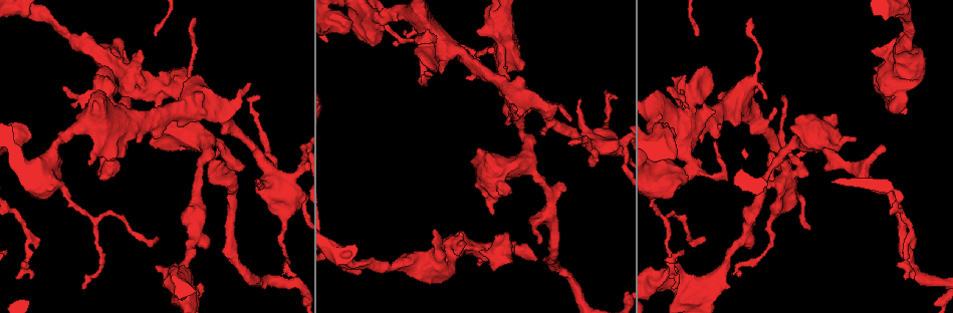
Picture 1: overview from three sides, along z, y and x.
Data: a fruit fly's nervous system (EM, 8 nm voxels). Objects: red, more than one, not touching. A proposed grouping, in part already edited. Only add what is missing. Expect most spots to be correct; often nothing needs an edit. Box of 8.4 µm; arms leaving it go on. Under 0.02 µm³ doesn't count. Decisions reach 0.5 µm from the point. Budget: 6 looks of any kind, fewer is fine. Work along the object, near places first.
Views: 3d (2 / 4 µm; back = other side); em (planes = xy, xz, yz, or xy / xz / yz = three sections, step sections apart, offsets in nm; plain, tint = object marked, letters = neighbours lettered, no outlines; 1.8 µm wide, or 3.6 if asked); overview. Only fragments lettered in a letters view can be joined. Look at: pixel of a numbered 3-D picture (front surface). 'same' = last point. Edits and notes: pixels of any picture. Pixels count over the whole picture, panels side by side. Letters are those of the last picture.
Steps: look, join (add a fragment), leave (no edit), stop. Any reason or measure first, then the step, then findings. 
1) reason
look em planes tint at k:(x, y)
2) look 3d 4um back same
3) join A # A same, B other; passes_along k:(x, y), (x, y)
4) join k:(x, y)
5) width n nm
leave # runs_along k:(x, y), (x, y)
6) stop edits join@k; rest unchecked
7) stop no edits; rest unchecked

branch stops here
look em planes letters at 1:(30, 279)

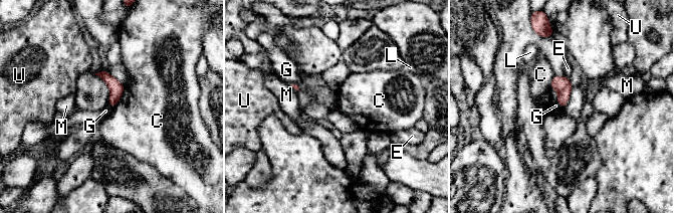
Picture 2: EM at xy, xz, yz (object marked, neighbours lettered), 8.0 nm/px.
leave # C other, E other, G other, L other, M other, U other; none of them fits

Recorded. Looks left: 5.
stops while still wide
look em 3.6um xz step 4 tint at 1:(893, 111)

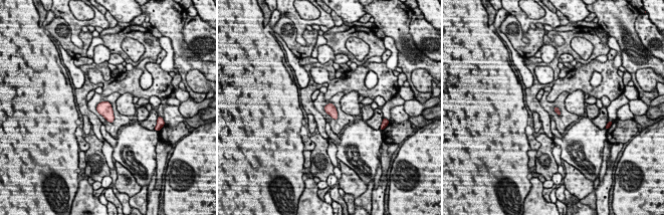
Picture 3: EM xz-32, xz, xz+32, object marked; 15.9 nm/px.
cut it another way
look em 3.6um planes letters same

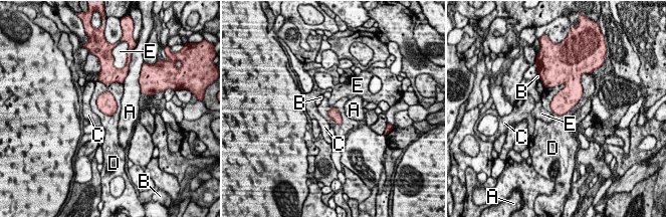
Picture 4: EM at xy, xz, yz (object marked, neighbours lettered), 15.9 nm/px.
longest_contact D 650 nm
leave # A other, B other, C other, D other, E other; no lettered fragment goes on from it

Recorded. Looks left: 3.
free end
look em xz step 8 letters at 1:(258, 180)

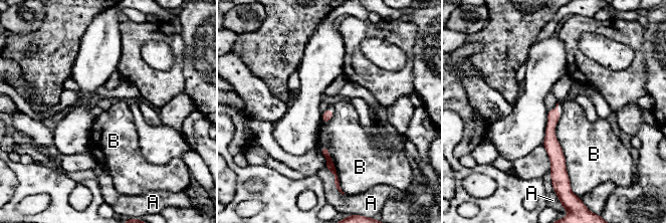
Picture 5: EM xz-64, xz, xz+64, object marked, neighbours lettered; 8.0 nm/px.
longest_contact B 380 nm
leave # A other, B other; runs_along 5:(553, 110), (550, 144), (563, 171); no lettered fragment goes on from it

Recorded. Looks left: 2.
stop no edits; rest unchecked

